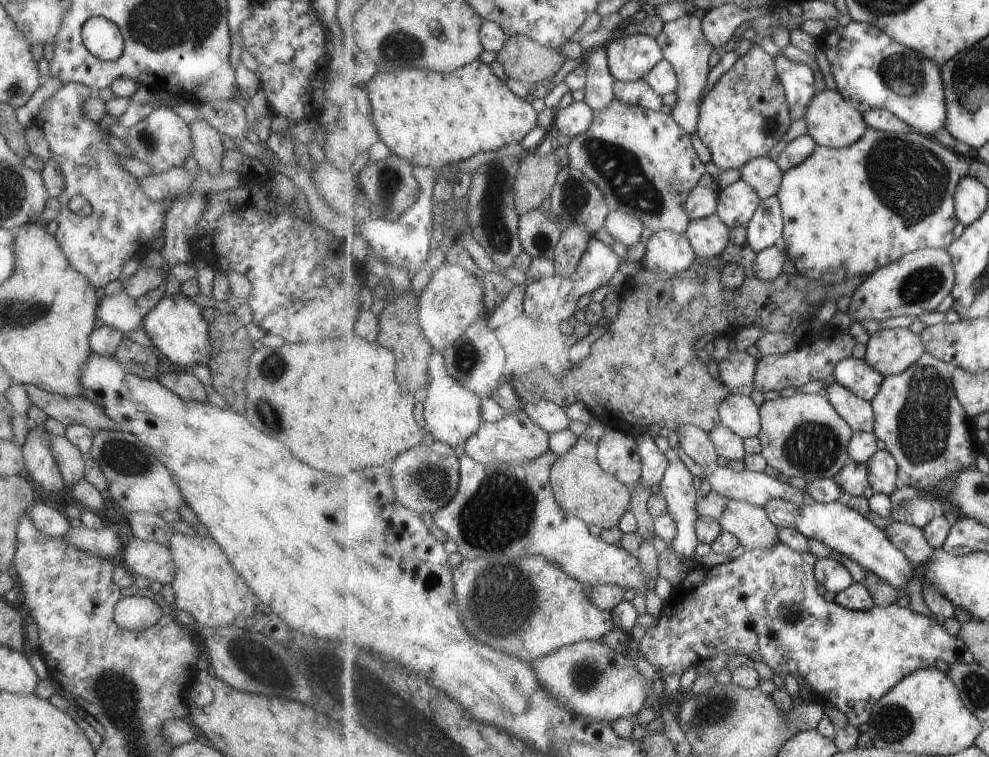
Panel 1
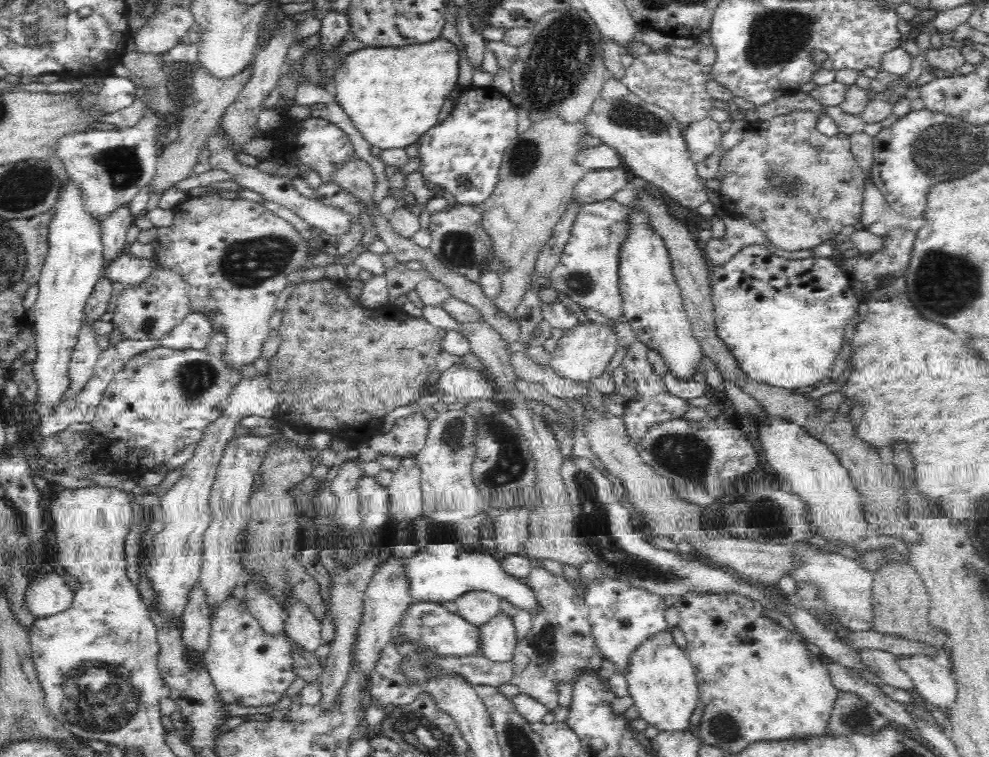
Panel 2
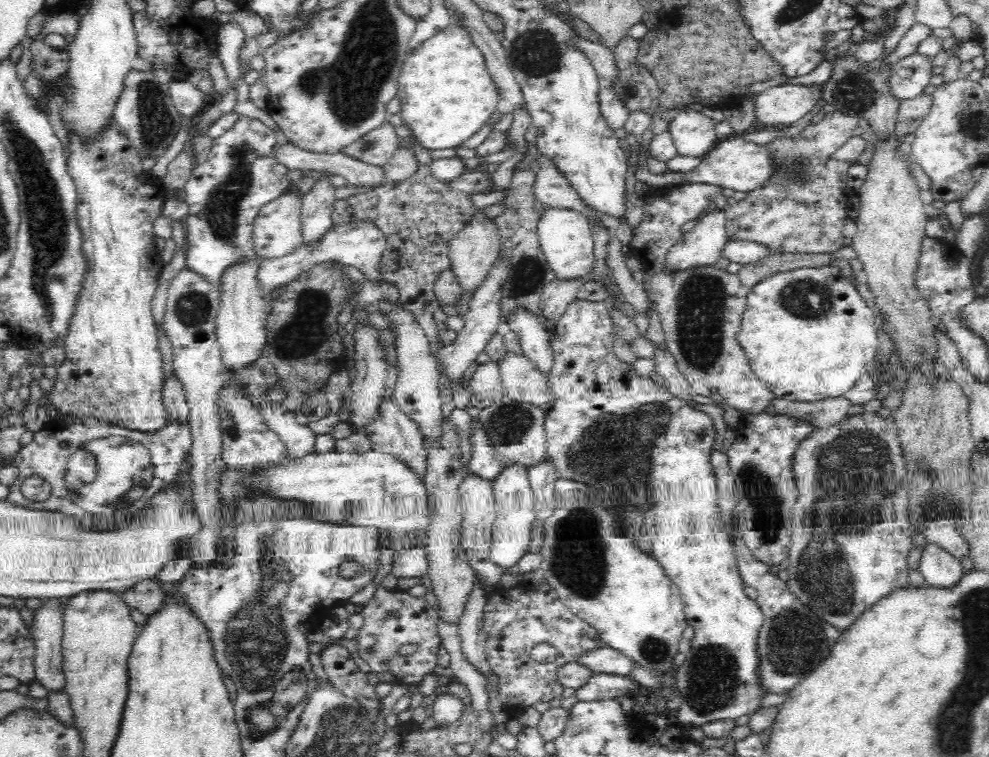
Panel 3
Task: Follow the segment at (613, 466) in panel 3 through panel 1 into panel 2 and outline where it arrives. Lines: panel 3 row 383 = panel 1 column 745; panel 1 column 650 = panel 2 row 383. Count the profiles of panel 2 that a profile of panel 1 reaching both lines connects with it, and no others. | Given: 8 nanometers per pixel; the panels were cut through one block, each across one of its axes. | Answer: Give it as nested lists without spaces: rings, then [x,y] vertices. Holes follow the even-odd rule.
[[[586,308],[584,310],[586,318],[589,321],[610,326],[614,330],[614,333],[616,333],[618,346],[626,347],[626,356],[624,356],[624,359],[621,362],[624,366],[624,370],[626,370],[625,380],[629,386],[638,392],[638,398],[631,400],[628,403],[626,402],[625,416],[622,417],[626,430],[628,431],[628,436],[630,436],[631,440],[643,435],[647,431],[647,428],[650,428],[650,425],[661,423],[665,420],[684,418],[684,414],[689,410],[690,404],[688,404],[686,400],[670,396],[670,394],[663,390],[661,387],[661,377],[656,376],[651,371],[651,366],[647,361],[646,355],[649,348],[644,346],[644,344],[637,339],[632,328],[630,328],[630,324],[621,318],[619,318],[618,321],[610,320],[610,318],[598,314],[598,312],[592,310],[592,308]]]

